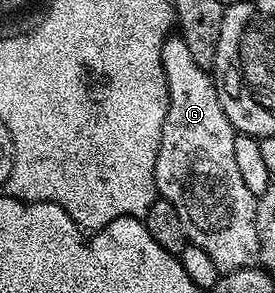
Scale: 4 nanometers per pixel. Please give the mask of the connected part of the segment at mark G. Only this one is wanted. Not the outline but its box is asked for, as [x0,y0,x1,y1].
[156,35,258,273]

